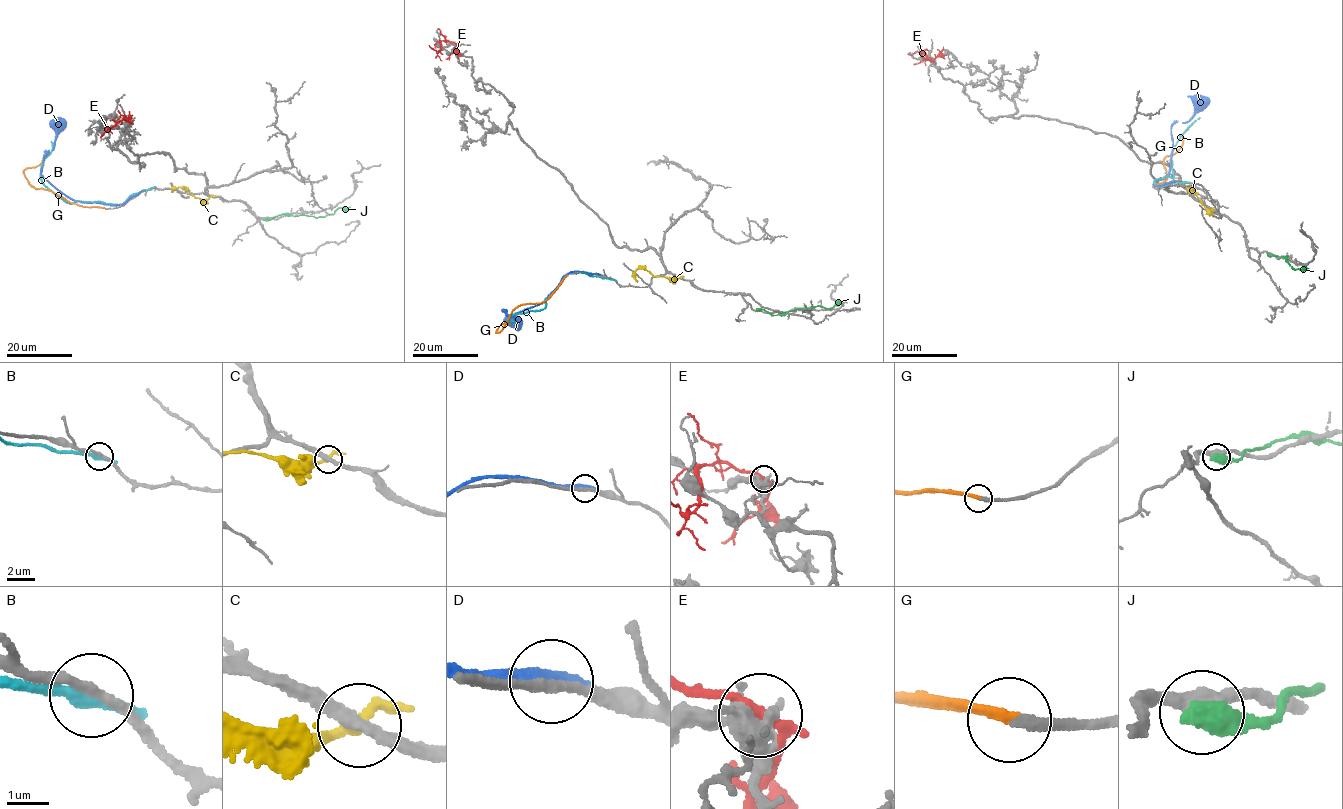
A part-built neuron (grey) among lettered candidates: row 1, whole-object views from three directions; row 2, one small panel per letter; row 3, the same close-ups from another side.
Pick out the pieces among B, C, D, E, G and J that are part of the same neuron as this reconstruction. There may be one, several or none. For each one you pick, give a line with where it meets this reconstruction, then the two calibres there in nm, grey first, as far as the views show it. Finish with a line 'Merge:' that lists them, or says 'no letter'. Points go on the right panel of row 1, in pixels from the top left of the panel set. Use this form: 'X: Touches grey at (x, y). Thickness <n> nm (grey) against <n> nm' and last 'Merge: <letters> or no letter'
G: Touches grey at (1153, 186). Thickness 220 nm (grey) against 240 nm
Merge: G

